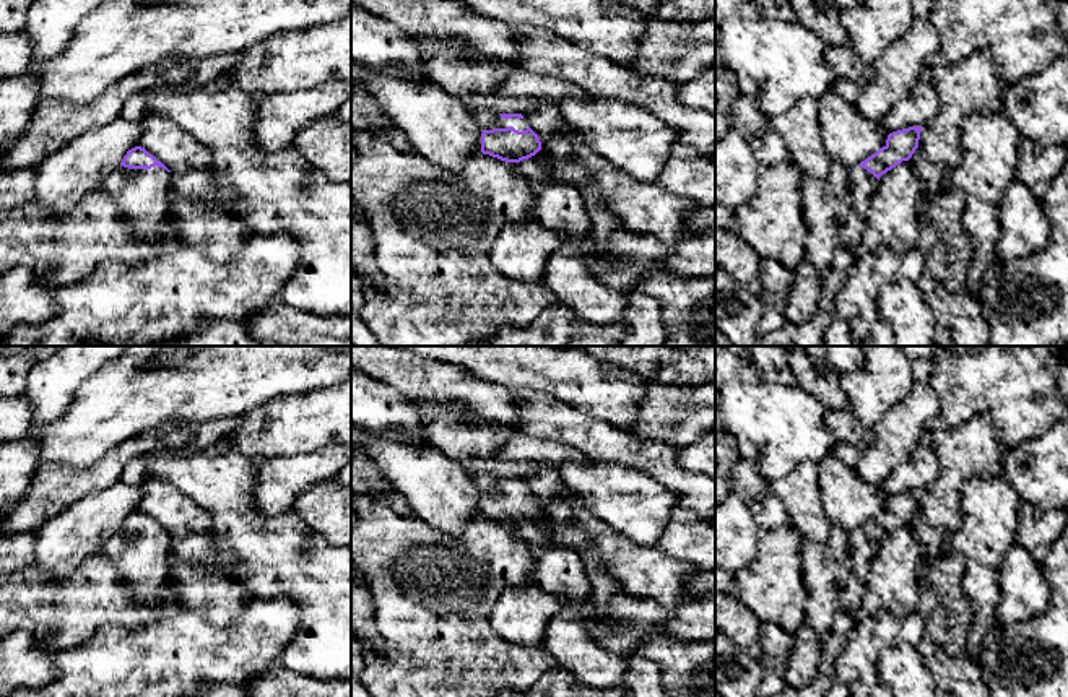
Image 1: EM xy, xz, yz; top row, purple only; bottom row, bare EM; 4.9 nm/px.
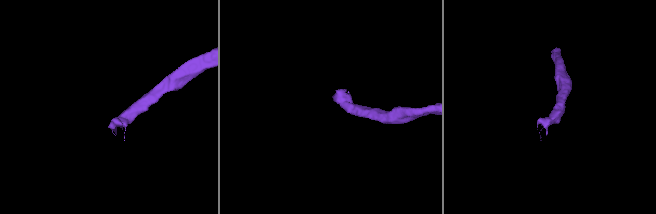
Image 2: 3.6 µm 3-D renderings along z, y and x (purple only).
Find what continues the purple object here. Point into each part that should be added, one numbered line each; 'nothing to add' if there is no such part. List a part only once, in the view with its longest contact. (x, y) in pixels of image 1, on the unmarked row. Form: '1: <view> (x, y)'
1: xy (142, 559)

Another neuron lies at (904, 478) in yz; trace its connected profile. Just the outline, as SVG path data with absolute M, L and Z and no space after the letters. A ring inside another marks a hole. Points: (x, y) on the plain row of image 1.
M925 434L912 448L910 460L892 470L879 483L879 489L888 499L909 491L923 491L936 481L938 474L938 457L930 437Z

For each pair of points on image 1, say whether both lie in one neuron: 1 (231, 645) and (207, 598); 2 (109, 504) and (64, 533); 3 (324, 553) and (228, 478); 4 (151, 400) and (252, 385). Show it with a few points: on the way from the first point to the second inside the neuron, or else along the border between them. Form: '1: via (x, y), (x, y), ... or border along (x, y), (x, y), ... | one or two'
1: border along (247, 608), (225, 626), (213, 626), (186, 611) | two
2: via (98, 515), (75, 533) | one
3: via (293, 566), (286, 566), (231, 509) | one
4: via (176, 393), (207, 385), (228, 385) | one

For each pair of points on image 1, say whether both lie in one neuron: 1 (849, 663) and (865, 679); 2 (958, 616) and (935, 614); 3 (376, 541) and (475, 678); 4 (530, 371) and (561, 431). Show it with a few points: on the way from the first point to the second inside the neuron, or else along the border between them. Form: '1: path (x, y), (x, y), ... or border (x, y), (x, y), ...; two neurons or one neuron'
1: path (852, 666), (862, 676); one neuron
2: border (927, 580), (932, 597), (945, 614), (946, 652); two neurons
3: path (387, 577), (446, 642); one neuron
4: border (519, 390), (545, 392), (577, 408); two neurons

